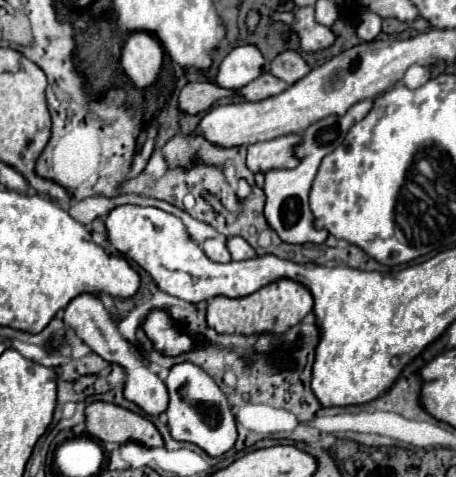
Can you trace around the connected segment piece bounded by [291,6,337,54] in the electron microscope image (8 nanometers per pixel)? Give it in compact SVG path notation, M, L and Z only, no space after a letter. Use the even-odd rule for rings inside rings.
M303 6L303 8L295 10L295 20L291 24L291 32L299 36L301 50L311 52L311 54L329 48L337 38L329 26L317 24L313 6Z

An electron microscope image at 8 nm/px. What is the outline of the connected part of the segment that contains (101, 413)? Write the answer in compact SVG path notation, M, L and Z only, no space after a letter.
M93 402L85 410L87 434L101 444L135 442L147 448L161 448L163 436L155 424L141 414L109 402Z

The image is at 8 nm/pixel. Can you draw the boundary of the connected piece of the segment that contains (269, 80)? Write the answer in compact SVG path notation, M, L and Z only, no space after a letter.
M263 72L259 78L255 78L253 82L249 82L247 86L243 86L239 92L245 100L265 100L269 96L277 96L281 94L283 90L287 90L289 84L271 76L269 72Z

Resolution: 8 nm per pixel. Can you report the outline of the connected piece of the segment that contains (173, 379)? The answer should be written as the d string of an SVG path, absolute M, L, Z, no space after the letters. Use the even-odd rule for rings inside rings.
M193 362L173 364L169 368L169 376L165 380L169 392L169 406L165 410L169 418L169 430L175 440L191 442L205 450L209 456L221 456L233 448L237 440L235 418L231 414L231 406L225 394L215 386L213 378Z

